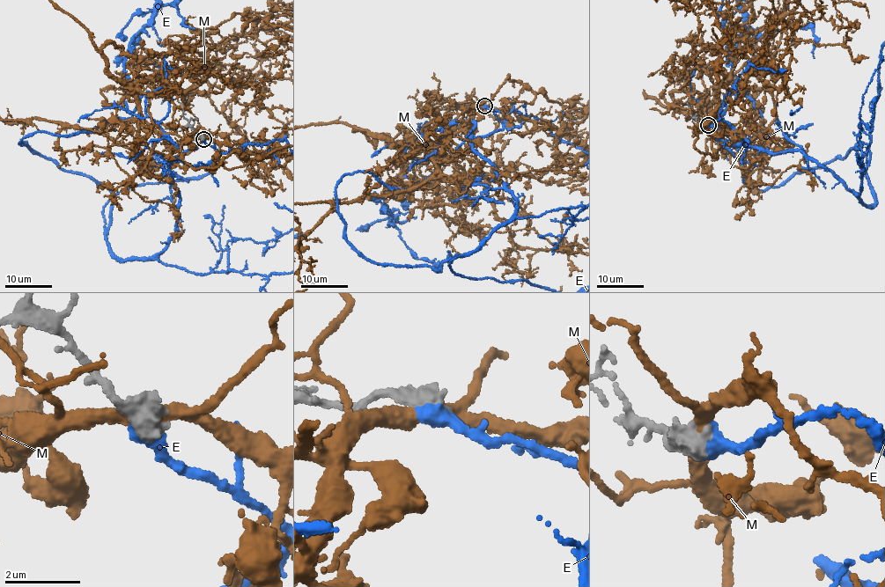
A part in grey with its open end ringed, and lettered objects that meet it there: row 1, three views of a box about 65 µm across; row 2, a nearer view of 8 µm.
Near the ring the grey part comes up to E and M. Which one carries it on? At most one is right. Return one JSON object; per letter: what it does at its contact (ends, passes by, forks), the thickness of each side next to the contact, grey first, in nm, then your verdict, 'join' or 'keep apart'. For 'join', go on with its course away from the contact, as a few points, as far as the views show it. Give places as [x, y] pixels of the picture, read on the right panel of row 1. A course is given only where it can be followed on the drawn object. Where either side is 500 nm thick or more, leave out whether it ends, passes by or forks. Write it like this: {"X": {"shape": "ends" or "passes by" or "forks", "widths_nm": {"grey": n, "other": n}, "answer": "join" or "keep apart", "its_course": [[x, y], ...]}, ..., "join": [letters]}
{"E": {"widths_nm": {"grey": 600, "other": 500}, "answer": "join"}, "M": {"widths_nm": {"grey": 600, "other": 400}, "answer": "keep apart"}, "join": ["E"]}

